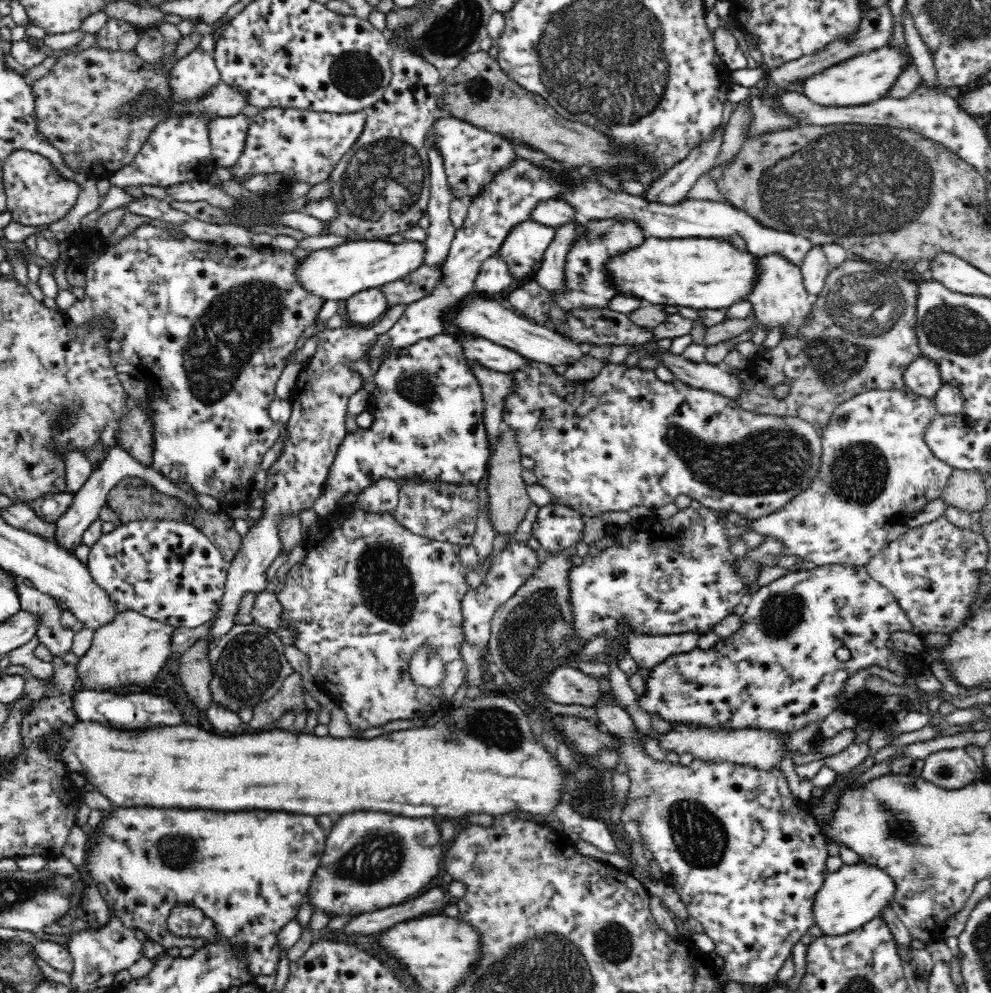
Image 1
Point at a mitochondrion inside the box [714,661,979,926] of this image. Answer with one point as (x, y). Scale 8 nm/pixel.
(902, 832)

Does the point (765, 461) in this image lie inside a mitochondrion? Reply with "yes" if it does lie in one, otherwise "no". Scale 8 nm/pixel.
yes

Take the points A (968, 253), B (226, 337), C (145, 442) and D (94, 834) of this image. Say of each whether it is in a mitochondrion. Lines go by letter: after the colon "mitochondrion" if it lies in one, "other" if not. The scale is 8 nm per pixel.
A: other
B: mitochondrion
C: other
D: other

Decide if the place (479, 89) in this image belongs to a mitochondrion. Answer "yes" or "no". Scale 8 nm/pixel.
yes

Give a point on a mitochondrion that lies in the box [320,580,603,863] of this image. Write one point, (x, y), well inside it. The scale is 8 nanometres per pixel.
(529, 634)

